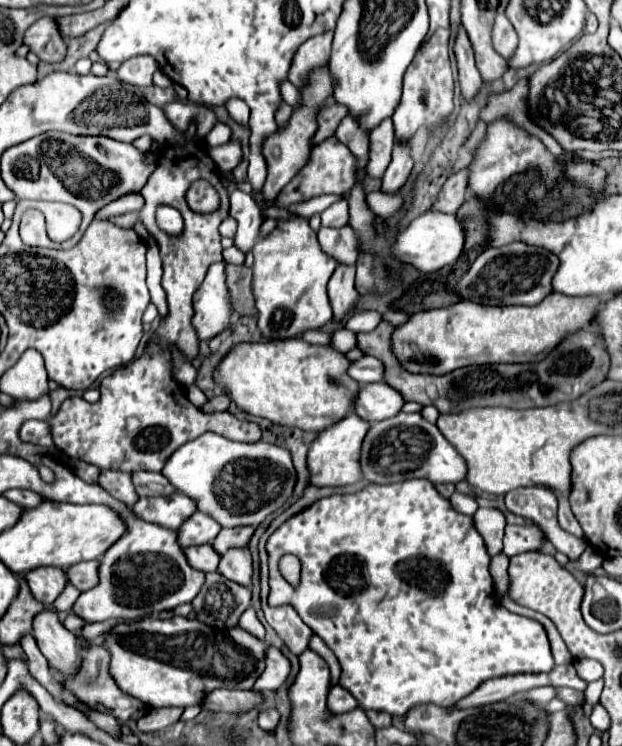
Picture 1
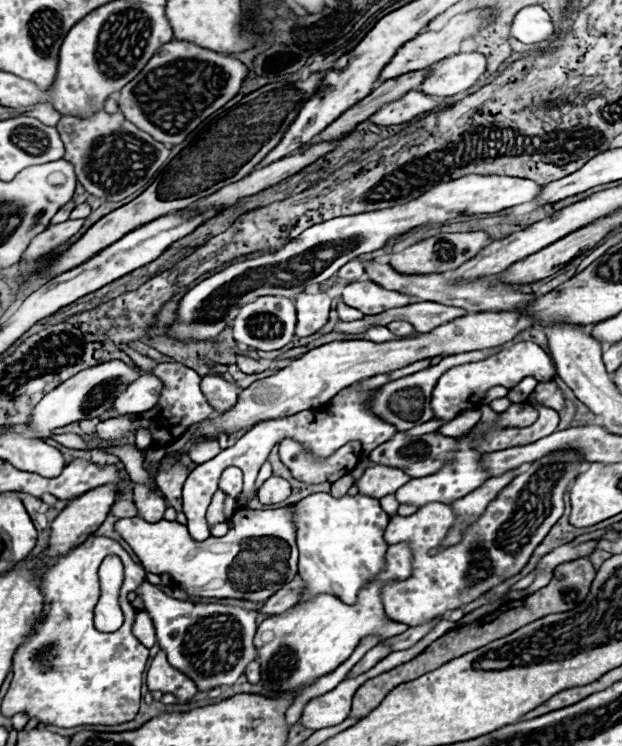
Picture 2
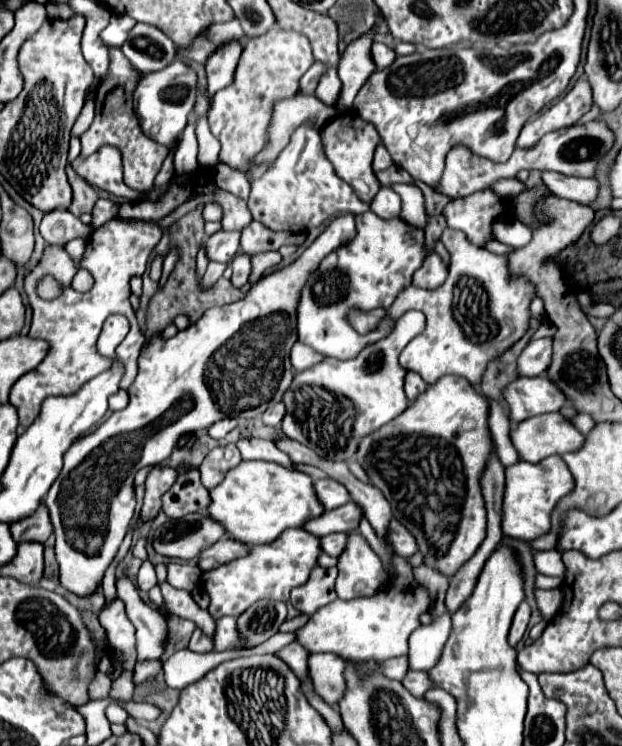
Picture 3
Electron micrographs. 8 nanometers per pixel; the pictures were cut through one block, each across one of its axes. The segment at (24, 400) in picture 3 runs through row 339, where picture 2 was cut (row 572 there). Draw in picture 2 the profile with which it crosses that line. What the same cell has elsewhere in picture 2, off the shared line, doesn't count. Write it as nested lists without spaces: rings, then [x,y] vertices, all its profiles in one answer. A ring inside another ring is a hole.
[[[90,536],[86,542],[74,546],[68,554],[60,556],[56,564],[48,568],[40,576],[40,592],[44,596],[44,614],[38,622],[34,622],[30,636],[22,642],[22,646],[14,654],[14,678],[8,688],[8,694],[2,702],[2,714],[12,718],[14,714],[28,714],[28,718],[36,718],[40,724],[52,724],[58,728],[74,728],[84,724],[104,724],[116,726],[130,722],[140,708],[142,702],[142,676],[148,662],[148,648],[138,642],[132,634],[132,624],[136,610],[128,602],[126,594],[136,590],[138,584],[144,582],[146,572],[130,558],[130,554],[116,542],[104,536]],[[106,556],[118,556],[124,564],[124,584],[120,588],[120,606],[124,612],[124,624],[120,630],[104,634],[94,628],[94,606],[100,596],[98,584],[98,566]]]

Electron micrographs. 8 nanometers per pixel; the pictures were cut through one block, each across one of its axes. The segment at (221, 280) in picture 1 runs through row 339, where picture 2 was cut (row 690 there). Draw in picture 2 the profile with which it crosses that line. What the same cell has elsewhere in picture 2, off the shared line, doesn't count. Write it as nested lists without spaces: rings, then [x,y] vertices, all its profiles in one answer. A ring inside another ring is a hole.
[[[296,576],[292,582],[284,584],[284,588],[270,596],[260,610],[176,600],[148,582],[140,584],[136,594],[144,600],[144,610],[150,614],[156,626],[156,638],[160,648],[166,652],[168,662],[182,674],[192,678],[200,692],[210,692],[218,686],[234,686],[236,680],[244,674],[250,660],[258,660],[258,652],[254,646],[258,614],[274,616],[292,608],[302,594],[302,580],[300,576]]]

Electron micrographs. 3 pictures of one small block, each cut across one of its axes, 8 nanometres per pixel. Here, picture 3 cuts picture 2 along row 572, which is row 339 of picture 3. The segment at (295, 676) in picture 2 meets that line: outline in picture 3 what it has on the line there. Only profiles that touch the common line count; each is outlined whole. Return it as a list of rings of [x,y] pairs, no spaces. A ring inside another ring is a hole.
[[[410,310],[396,322],[396,328],[386,338],[366,346],[358,358],[344,362],[324,358],[316,366],[296,372],[282,398],[286,406],[286,416],[282,420],[284,434],[310,446],[322,458],[354,458],[358,442],[366,434],[378,430],[406,410],[408,400],[402,388],[406,370],[398,364],[398,356],[402,348],[424,330],[424,322],[422,312]]]

